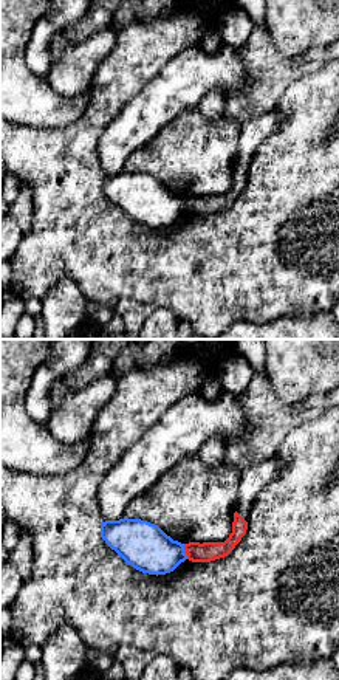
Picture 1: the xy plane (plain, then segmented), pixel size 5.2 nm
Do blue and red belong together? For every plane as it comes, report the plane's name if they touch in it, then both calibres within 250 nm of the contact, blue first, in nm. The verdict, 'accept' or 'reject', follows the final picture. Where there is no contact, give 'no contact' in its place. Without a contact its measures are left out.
contact in xy; calibres 240 and 110 nm

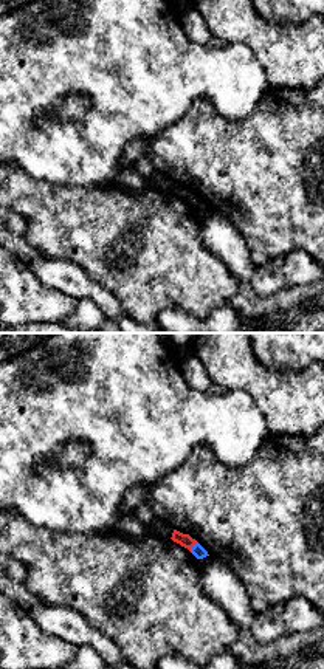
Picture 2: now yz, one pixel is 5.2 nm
contact in yz; calibres 70 and 70 nm

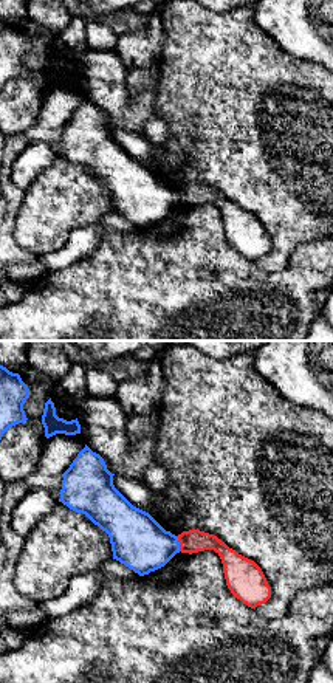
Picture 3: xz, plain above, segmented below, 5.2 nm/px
contact in xz; calibres 280 and 120 nm

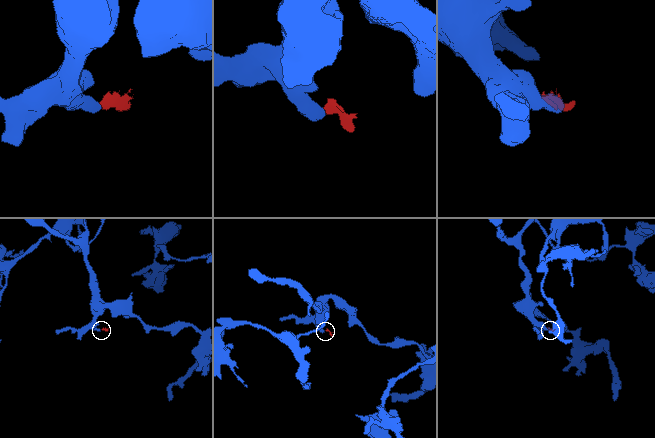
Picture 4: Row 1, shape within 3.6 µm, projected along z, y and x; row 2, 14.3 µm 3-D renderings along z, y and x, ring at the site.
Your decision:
reject

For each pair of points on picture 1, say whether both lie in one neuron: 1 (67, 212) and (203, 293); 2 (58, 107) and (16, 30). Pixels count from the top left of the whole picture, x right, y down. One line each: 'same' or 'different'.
1: same
2: same

